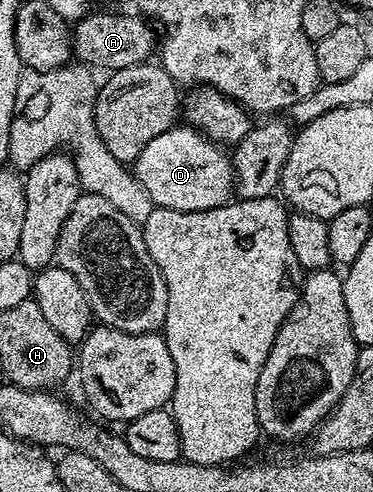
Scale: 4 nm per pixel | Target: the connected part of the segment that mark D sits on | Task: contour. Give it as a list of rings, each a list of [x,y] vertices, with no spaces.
[[[173,126],[158,138],[152,139],[138,154],[134,161],[134,175],[136,179],[142,182],[146,194],[150,194],[153,205],[157,208],[169,208],[179,212],[201,212],[217,208],[223,204],[229,203],[234,196],[234,173],[232,170],[232,157],[221,145],[214,140],[209,140],[201,132],[197,132],[191,126]]]

